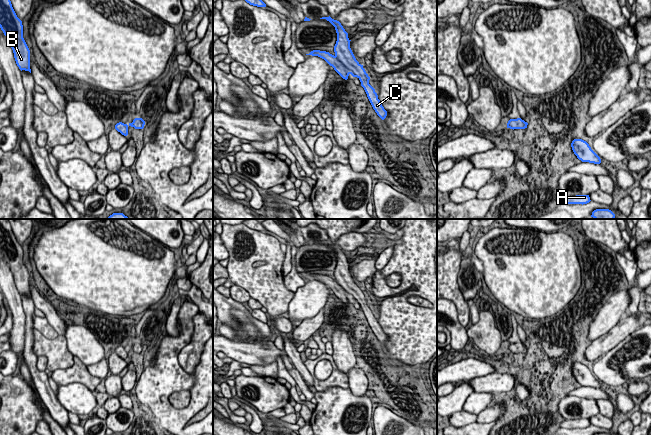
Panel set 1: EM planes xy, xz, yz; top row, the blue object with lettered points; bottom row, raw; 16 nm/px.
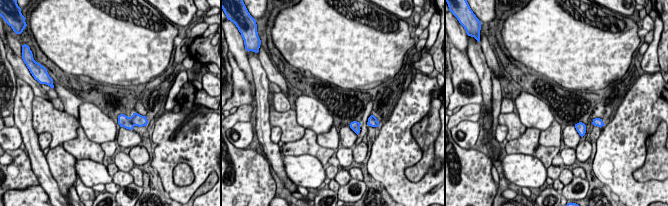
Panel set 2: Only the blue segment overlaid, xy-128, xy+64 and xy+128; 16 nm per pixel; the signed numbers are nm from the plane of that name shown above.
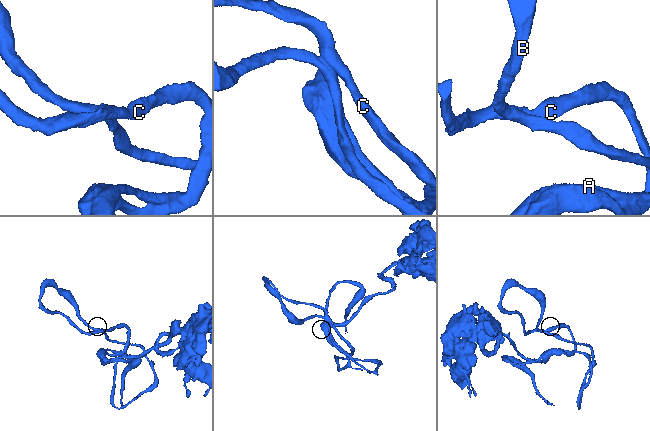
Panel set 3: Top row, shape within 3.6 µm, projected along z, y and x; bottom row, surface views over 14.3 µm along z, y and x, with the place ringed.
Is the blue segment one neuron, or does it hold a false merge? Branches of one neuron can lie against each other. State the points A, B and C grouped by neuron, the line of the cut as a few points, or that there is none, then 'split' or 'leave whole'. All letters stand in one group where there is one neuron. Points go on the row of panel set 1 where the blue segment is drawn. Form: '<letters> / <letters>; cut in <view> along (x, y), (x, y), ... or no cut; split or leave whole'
A B C; no cut; leave whole

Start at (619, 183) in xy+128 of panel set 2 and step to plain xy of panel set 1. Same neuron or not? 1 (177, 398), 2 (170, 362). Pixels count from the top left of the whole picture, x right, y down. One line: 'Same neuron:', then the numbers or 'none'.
Same neuron: 2

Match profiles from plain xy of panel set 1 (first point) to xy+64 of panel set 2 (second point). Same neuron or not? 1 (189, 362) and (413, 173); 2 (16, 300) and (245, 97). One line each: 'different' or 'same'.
1: same
2: different

